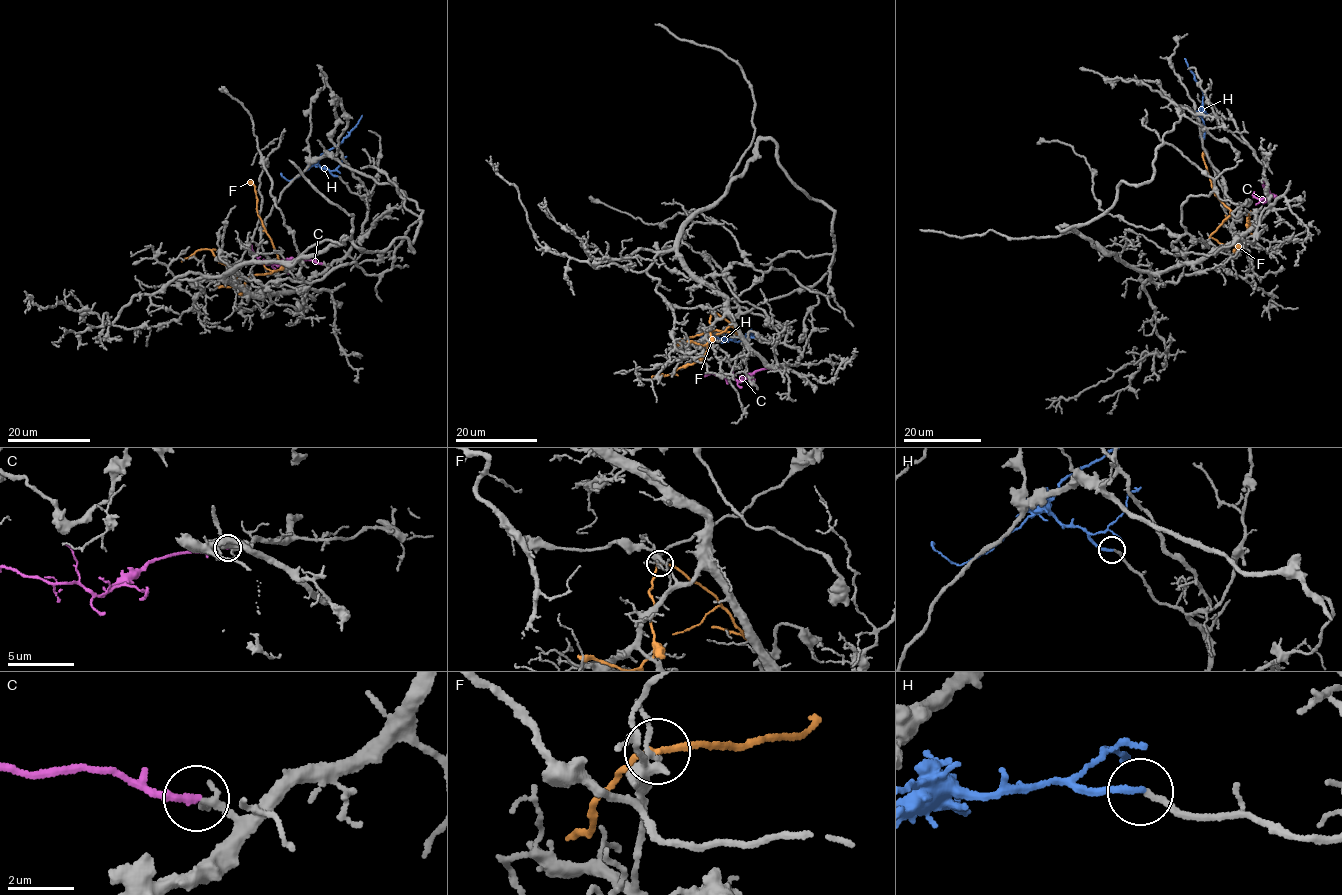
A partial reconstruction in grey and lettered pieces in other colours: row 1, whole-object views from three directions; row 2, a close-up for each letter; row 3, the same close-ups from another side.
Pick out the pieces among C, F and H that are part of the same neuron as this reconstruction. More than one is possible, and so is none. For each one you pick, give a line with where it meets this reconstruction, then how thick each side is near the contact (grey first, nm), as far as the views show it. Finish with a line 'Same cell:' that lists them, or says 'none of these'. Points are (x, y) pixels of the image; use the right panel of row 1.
C: meets grey at (1264, 180); 240 nm thick on the grey side, 240 nm on the other
H: meets grey at (1210, 114); 180 nm thick on the grey side, 220 nm on the other
Same cell: C, H

